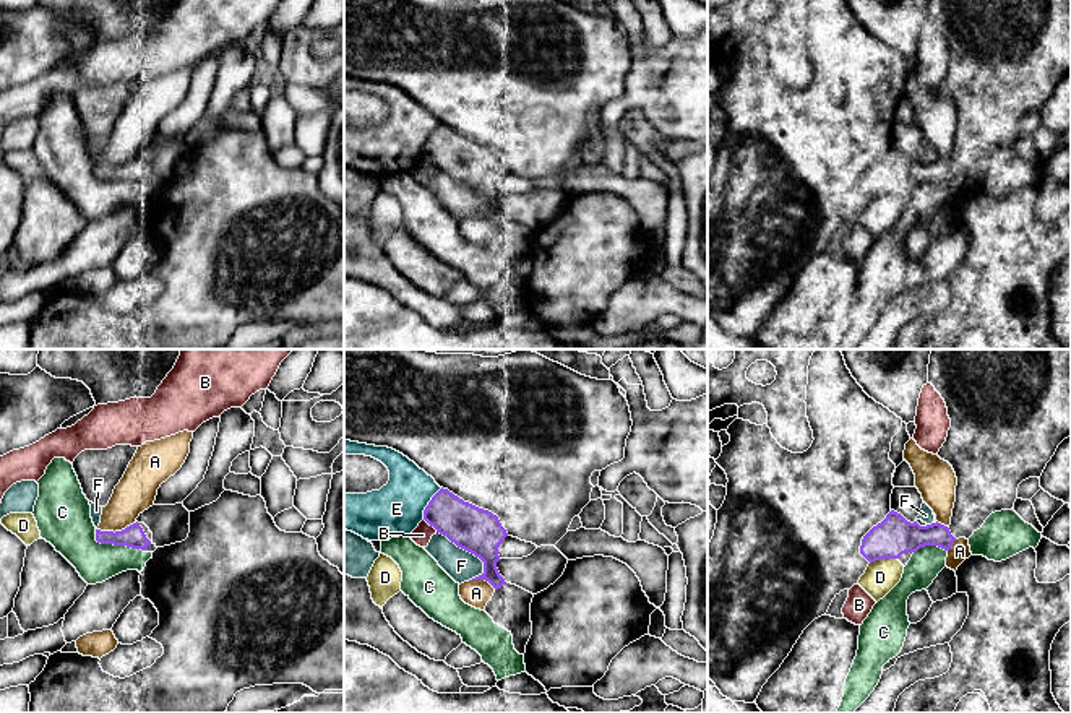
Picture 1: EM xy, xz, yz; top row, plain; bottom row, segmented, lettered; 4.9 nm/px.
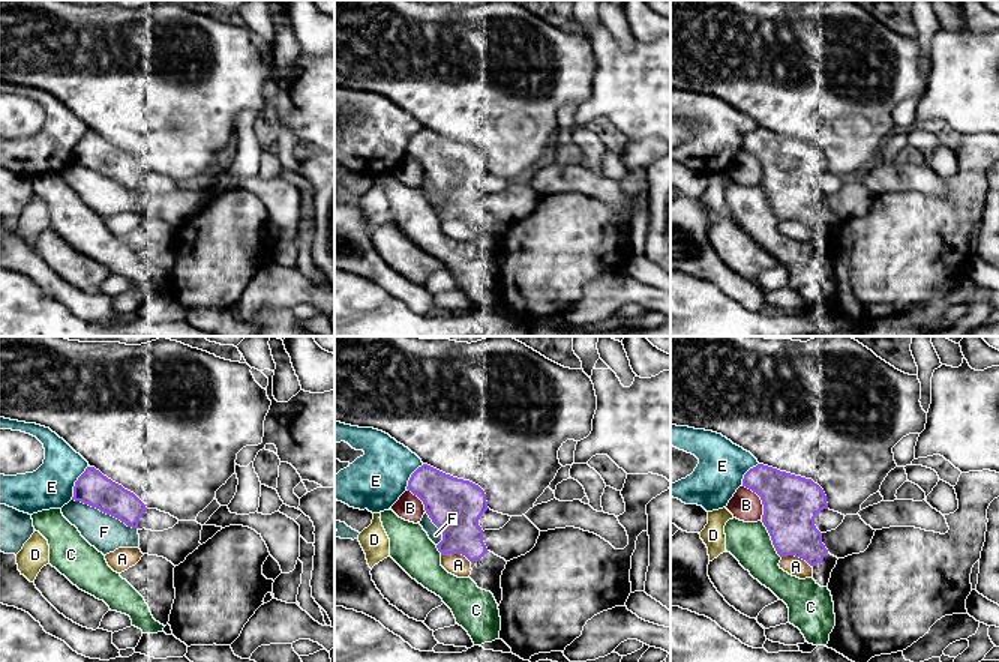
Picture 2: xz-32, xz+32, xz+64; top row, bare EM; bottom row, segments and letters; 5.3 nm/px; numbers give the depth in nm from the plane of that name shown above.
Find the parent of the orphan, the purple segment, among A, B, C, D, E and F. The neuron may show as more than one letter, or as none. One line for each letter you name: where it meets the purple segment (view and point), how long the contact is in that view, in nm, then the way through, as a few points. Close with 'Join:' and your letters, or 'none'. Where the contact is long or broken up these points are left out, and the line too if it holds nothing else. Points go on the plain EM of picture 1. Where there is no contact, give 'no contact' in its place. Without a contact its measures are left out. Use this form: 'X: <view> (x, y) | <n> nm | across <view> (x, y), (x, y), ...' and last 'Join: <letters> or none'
Join: none

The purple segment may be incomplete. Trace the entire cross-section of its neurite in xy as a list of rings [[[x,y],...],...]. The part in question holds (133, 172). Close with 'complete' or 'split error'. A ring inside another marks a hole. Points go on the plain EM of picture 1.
[[[133,159],[122,167],[96,166],[96,177],[101,180],[127,182],[131,185],[148,185],[153,179],[153,169],[144,159]]]; split error

